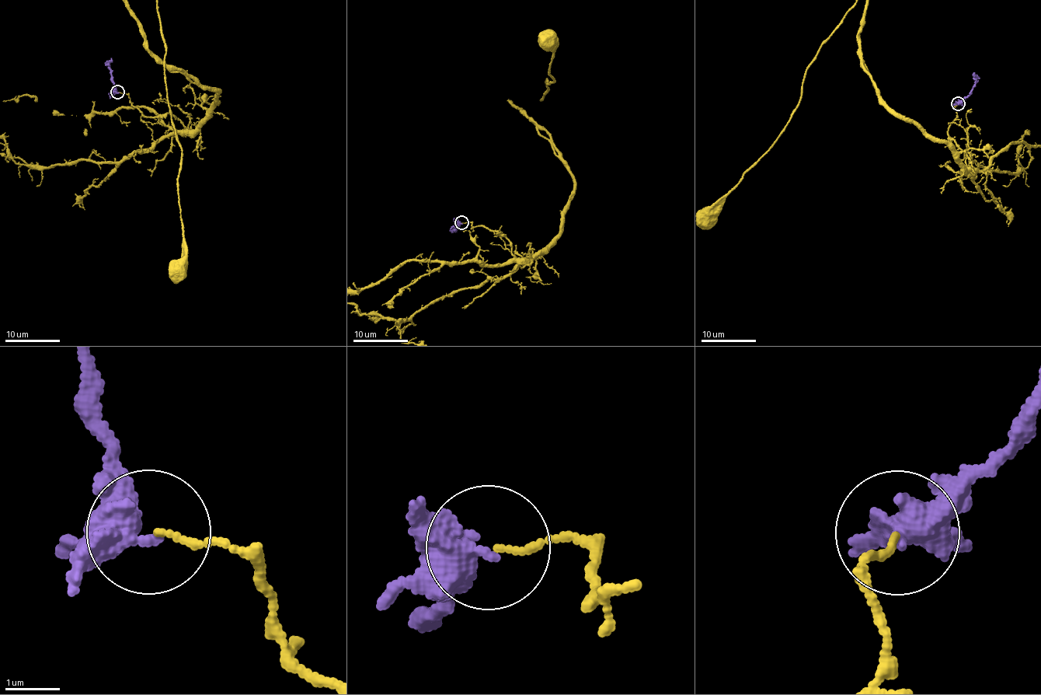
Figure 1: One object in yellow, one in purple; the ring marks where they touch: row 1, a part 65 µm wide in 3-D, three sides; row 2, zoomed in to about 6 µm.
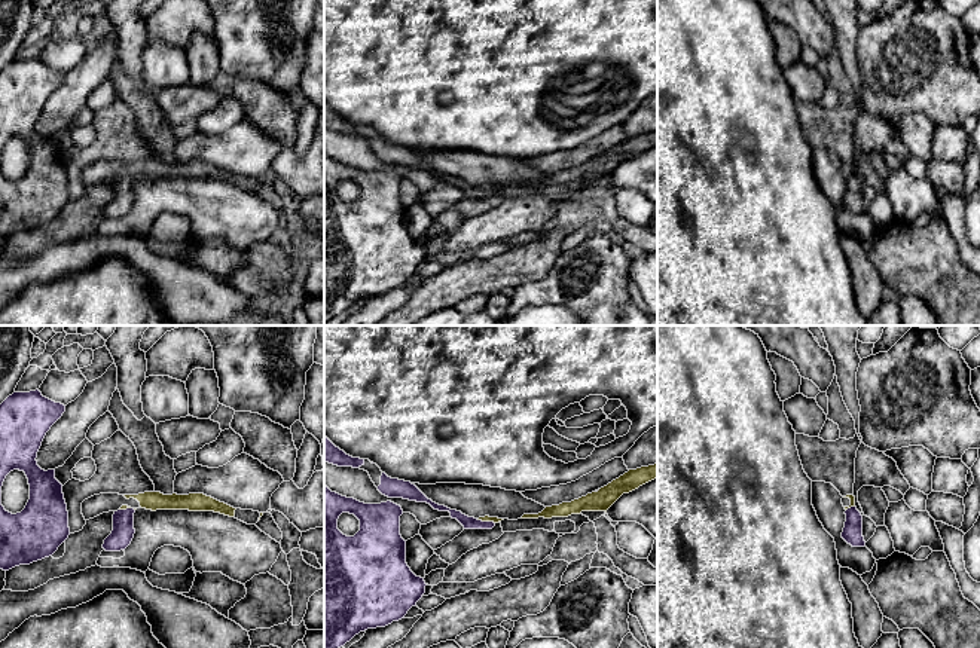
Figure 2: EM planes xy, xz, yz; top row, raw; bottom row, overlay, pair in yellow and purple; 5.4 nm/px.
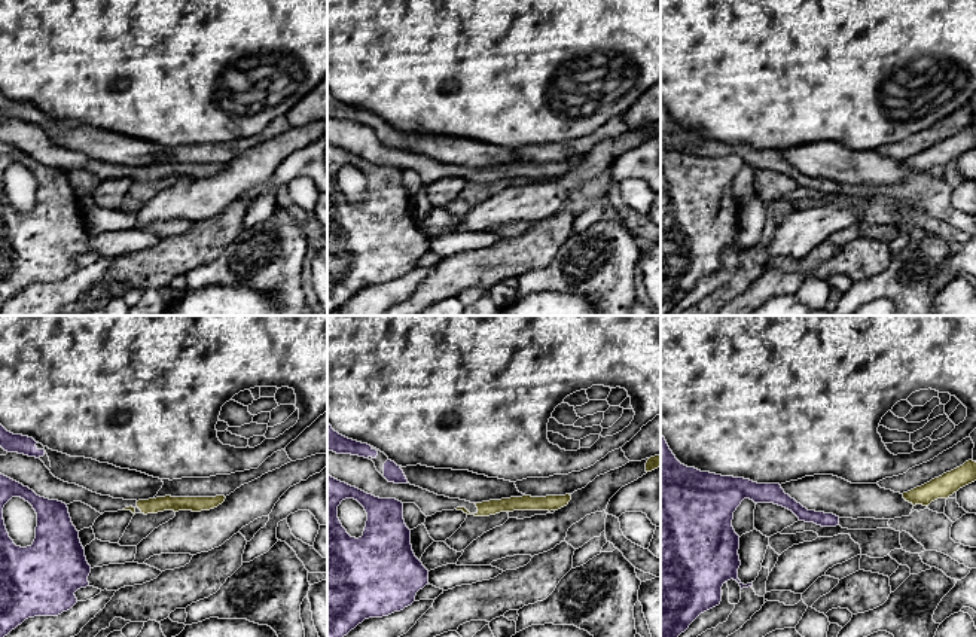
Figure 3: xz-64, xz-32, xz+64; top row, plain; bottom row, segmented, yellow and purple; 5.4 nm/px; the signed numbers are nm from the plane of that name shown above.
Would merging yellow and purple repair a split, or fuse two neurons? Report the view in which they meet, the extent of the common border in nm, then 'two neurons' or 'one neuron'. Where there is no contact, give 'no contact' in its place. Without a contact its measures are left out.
meets yellow in xz; contact 110 nm long; two neurons

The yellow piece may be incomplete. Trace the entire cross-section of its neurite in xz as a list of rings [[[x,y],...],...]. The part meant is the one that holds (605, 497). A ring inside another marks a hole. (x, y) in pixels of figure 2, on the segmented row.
[[[657,464],[629,470],[619,479],[613,480],[598,492],[587,493],[571,502],[562,502],[559,505],[546,507],[538,514],[523,514],[520,519],[552,519],[568,517],[571,514],[580,514],[581,511],[605,511],[623,495],[629,493],[639,486],[654,480],[657,477]]]

